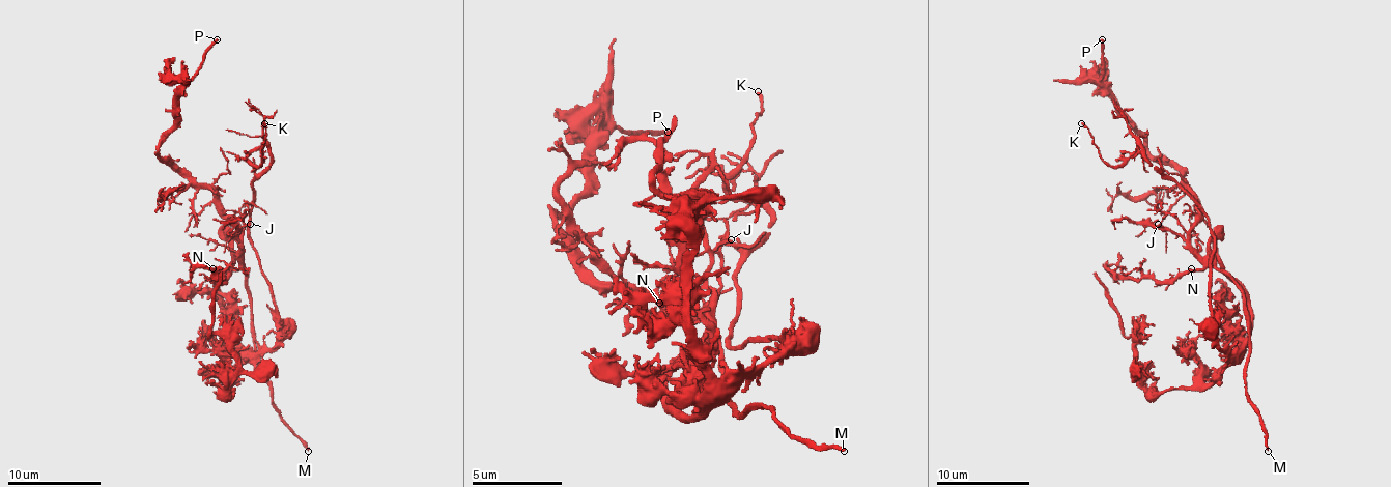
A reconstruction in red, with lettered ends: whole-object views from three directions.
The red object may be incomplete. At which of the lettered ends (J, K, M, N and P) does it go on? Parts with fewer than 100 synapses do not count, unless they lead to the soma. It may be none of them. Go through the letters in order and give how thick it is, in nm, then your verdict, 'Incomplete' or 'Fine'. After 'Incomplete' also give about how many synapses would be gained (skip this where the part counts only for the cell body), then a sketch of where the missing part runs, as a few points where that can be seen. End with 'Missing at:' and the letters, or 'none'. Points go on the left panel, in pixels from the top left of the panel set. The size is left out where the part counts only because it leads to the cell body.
J: Thickness 140 nm. Fine
K: Thickness 160 nm. Fine
M: Thickness 200 nm. Incomplete
N: Thickness 110 nm. Fine
P: Thickness 220 nm. Fine
Missing at: M

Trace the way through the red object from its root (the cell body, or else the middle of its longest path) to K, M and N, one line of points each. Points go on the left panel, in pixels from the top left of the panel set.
K: (235, 326), (254, 352), (276, 343), (250, 237), (264, 123)
M: (235, 326), (226, 315), (217, 278), (238, 261), (250, 293), (254, 354), (268, 384), (271, 403), (308, 451)
N: (235, 326), (226, 315), (217, 278), (238, 261), (238, 268), (226, 273), (217, 273), (213, 268)

